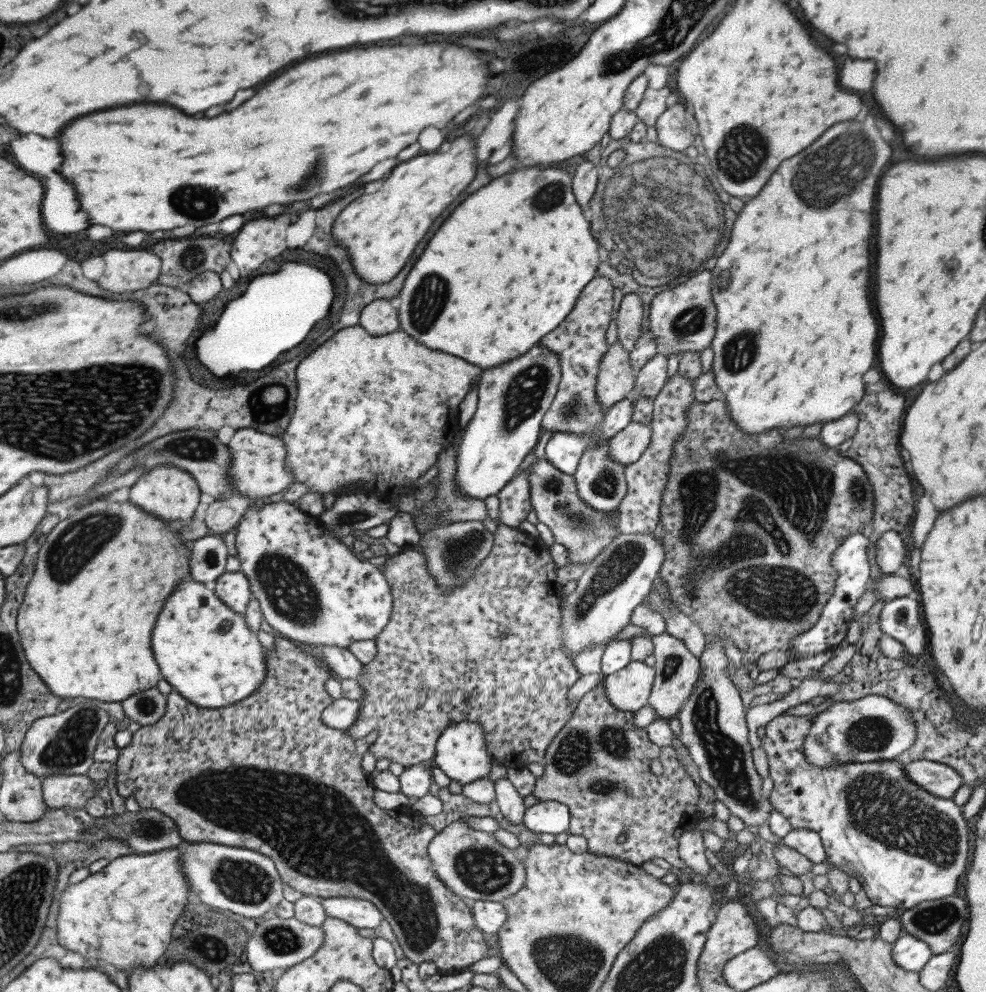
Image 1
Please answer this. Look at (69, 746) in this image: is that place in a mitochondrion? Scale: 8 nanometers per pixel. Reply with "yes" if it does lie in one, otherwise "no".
yes

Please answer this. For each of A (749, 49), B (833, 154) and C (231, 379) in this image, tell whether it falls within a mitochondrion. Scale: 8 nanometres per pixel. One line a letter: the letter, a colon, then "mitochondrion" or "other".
A: other
B: mitochondrion
C: other

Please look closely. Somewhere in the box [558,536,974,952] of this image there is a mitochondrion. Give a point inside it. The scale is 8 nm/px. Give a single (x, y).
(883, 811)

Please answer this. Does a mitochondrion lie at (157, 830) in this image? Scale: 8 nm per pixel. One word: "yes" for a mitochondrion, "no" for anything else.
yes

